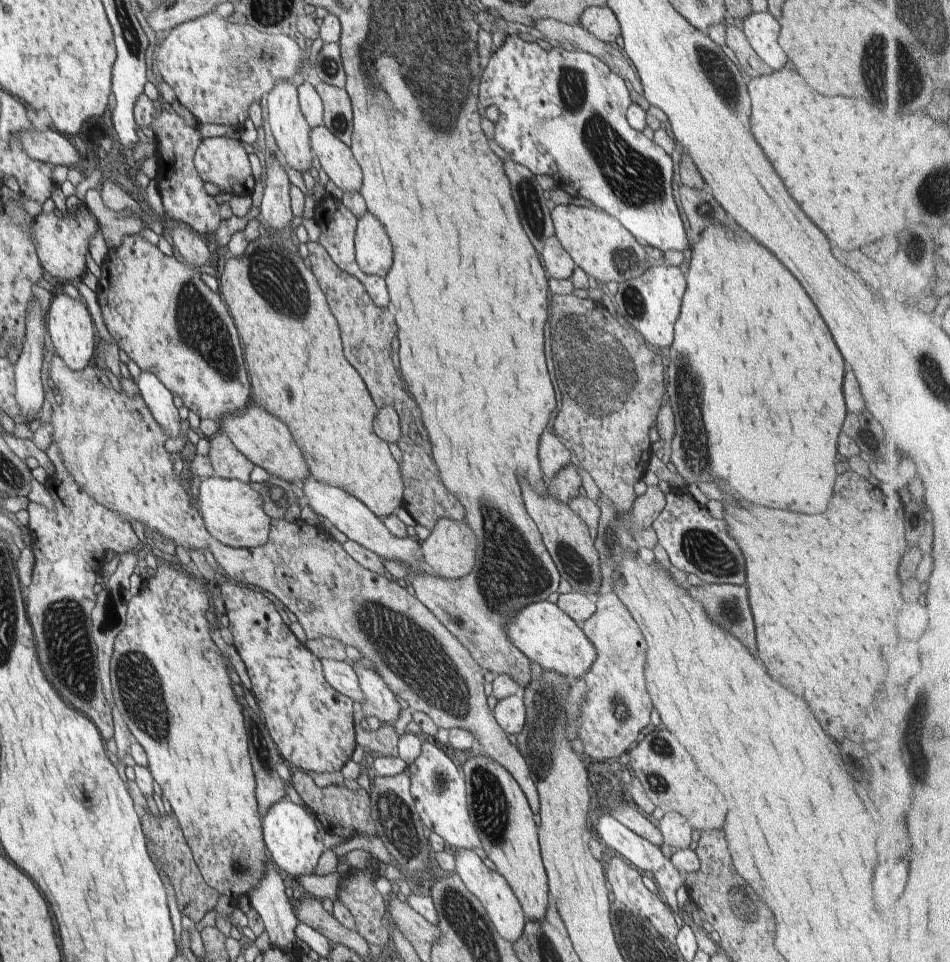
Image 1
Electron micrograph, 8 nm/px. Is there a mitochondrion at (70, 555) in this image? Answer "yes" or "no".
no

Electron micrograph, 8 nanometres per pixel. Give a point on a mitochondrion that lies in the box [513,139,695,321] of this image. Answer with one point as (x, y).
(524, 192)

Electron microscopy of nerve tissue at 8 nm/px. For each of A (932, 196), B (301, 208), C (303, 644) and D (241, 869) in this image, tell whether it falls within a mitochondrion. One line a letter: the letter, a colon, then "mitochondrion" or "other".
A: mitochondrion
B: other
C: other
D: mitochondrion

